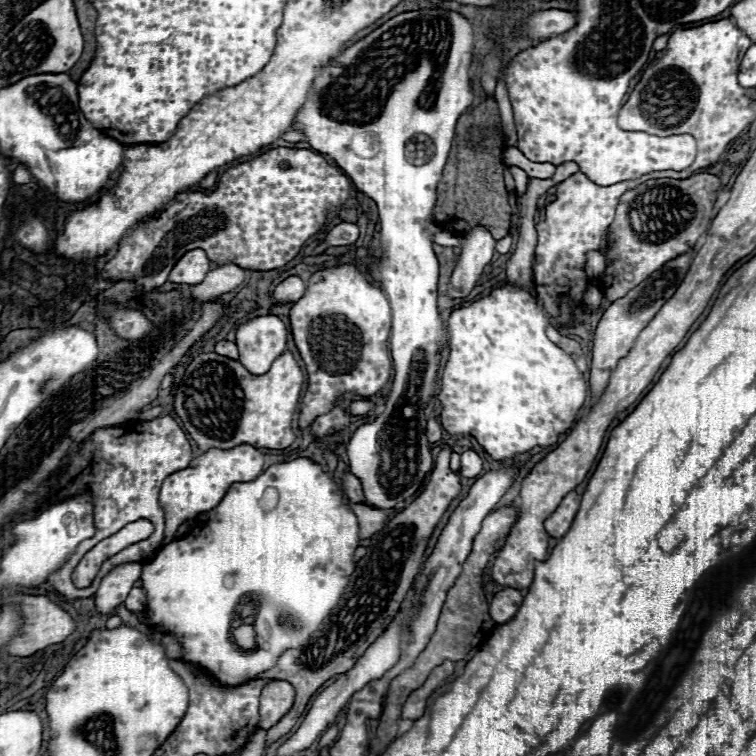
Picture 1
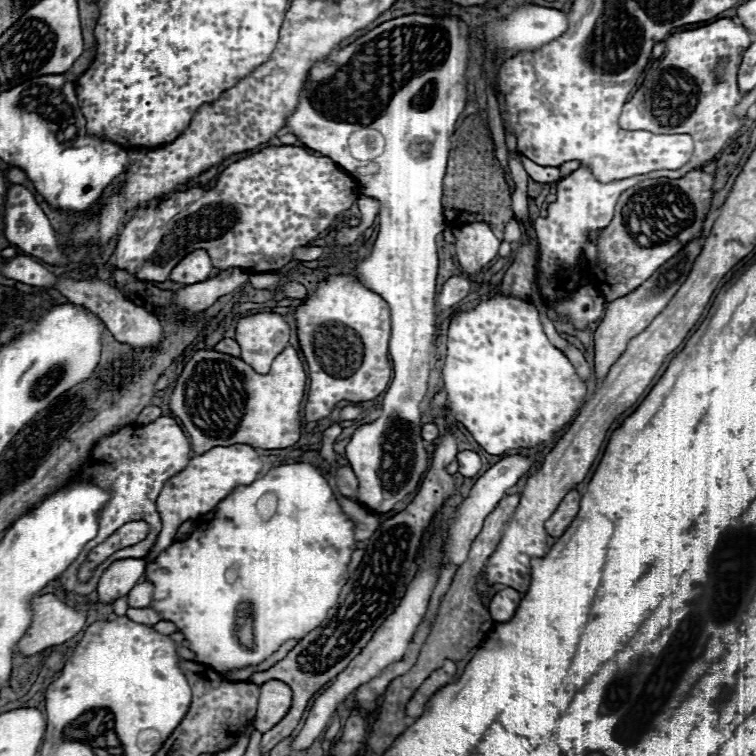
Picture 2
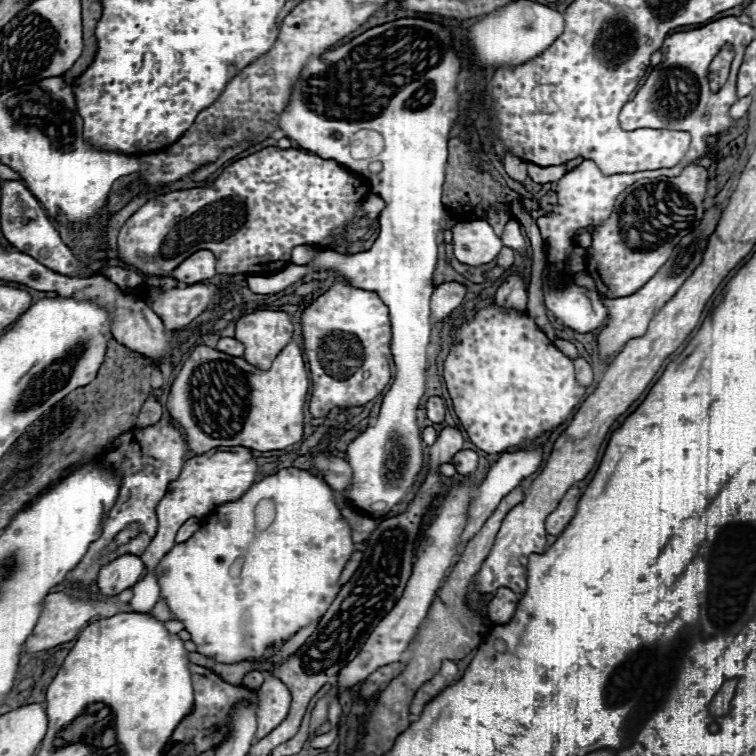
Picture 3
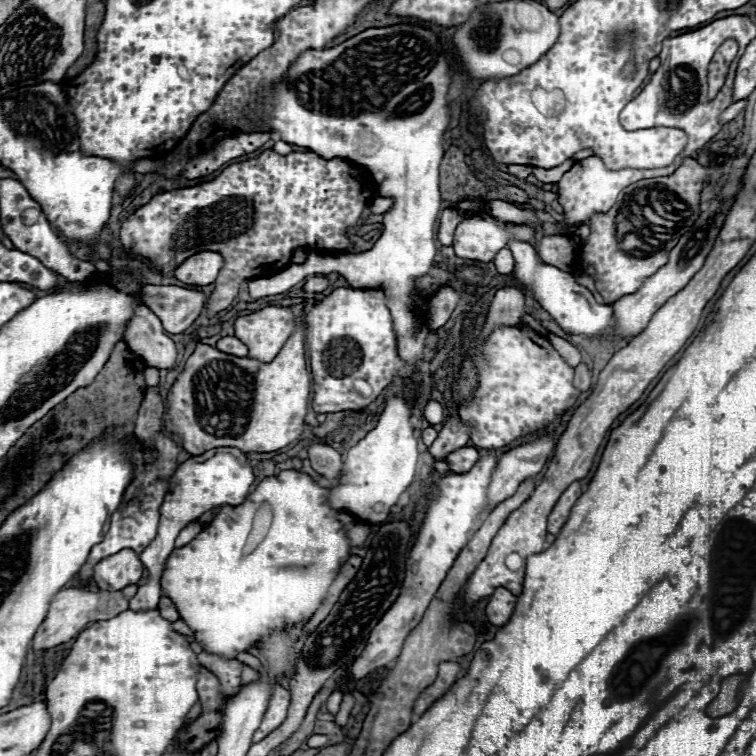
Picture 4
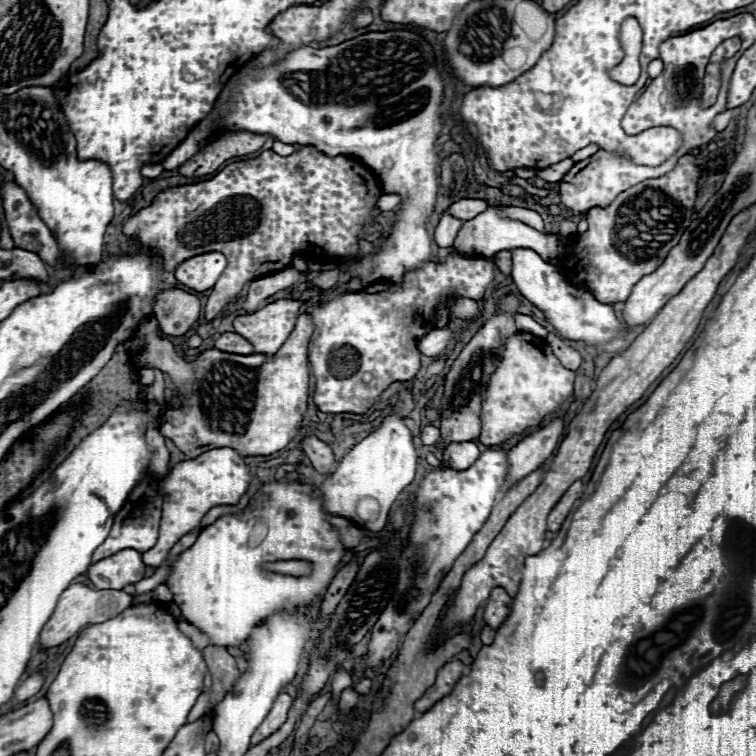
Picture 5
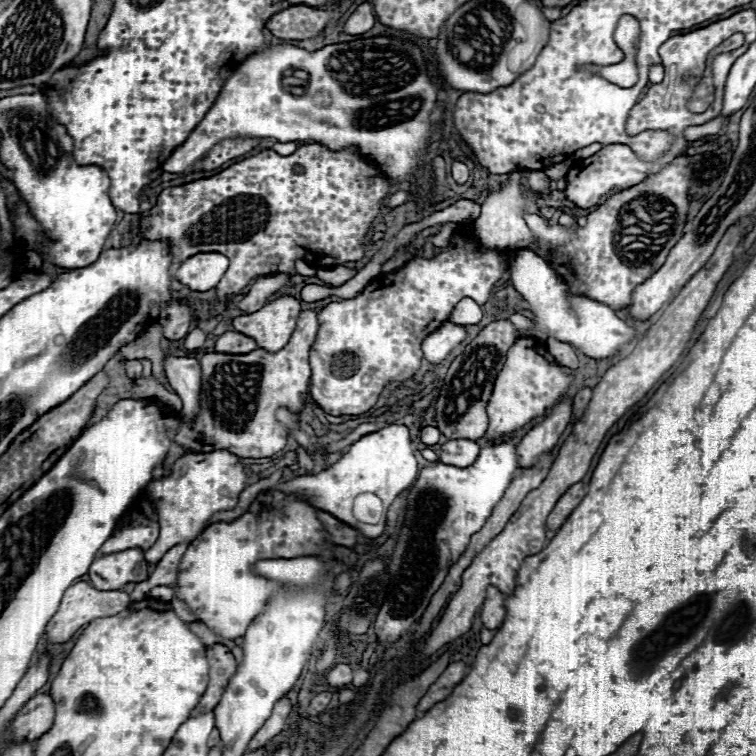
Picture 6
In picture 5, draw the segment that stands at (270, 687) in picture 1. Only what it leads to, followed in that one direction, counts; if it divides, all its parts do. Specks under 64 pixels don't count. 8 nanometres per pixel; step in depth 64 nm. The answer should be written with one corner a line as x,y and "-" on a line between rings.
282,692
282,694
276,698
276,702
274,702
270,714
266,716
266,720
262,722
262,726
254,732
254,736
252,736
252,746
260,744
264,738
268,738
270,734
274,734
274,732
286,722
286,716
288,716
290,706
292,706
292,698
290,698
286,692

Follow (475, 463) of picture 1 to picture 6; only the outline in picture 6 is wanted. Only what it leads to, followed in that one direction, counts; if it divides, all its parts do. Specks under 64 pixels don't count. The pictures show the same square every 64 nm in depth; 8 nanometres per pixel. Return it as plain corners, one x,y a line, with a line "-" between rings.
448,440
440,448
440,460
458,468
470,466
480,454
480,446
474,440

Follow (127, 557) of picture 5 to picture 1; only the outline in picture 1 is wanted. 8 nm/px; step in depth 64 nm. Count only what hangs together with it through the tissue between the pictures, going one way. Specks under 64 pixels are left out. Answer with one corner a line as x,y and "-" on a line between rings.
126,562
112,568
100,582
96,592
96,610
110,614
118,604
122,604
128,592
134,588
134,582
142,574
140,562

